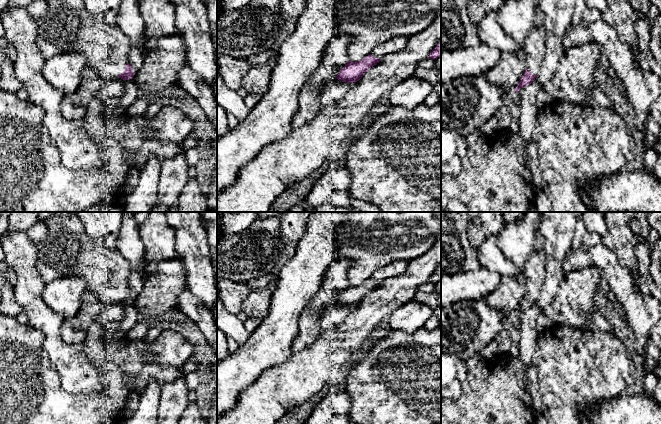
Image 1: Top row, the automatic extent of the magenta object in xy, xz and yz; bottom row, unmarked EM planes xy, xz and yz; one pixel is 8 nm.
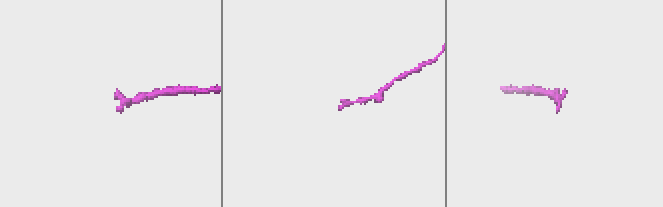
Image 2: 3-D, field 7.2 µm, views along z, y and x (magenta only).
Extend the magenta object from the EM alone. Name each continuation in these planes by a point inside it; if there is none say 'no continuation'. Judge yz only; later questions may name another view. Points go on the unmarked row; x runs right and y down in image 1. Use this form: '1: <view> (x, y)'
1: yz (535, 268)

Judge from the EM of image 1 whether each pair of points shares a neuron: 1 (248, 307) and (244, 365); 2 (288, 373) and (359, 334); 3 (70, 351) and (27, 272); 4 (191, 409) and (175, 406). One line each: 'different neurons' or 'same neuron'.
1: different neurons
2: same neuron
3: same neuron
4: different neurons

